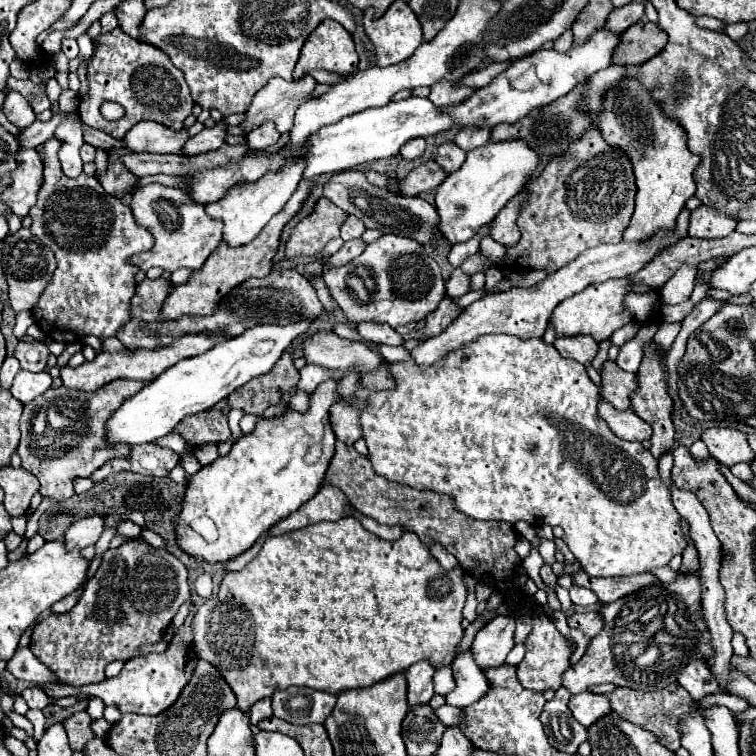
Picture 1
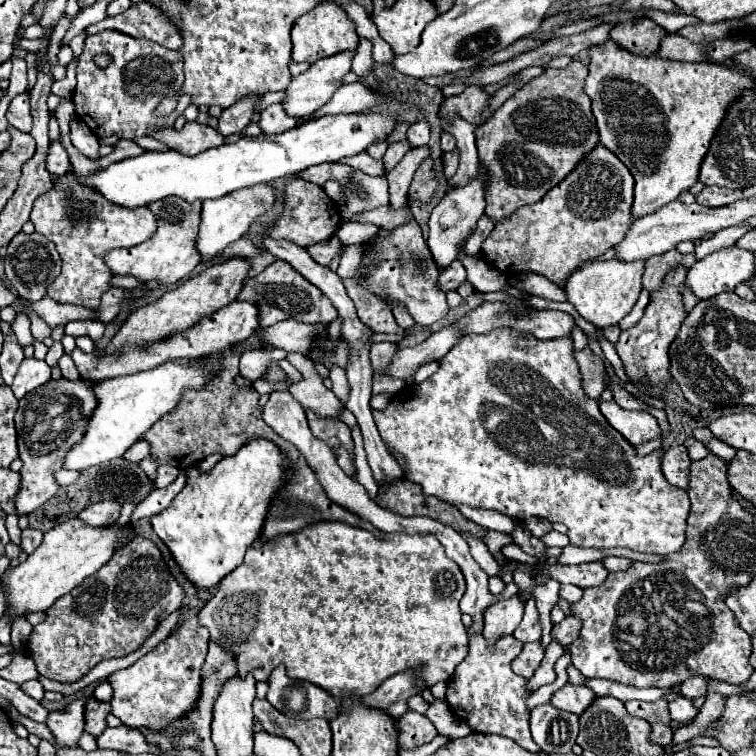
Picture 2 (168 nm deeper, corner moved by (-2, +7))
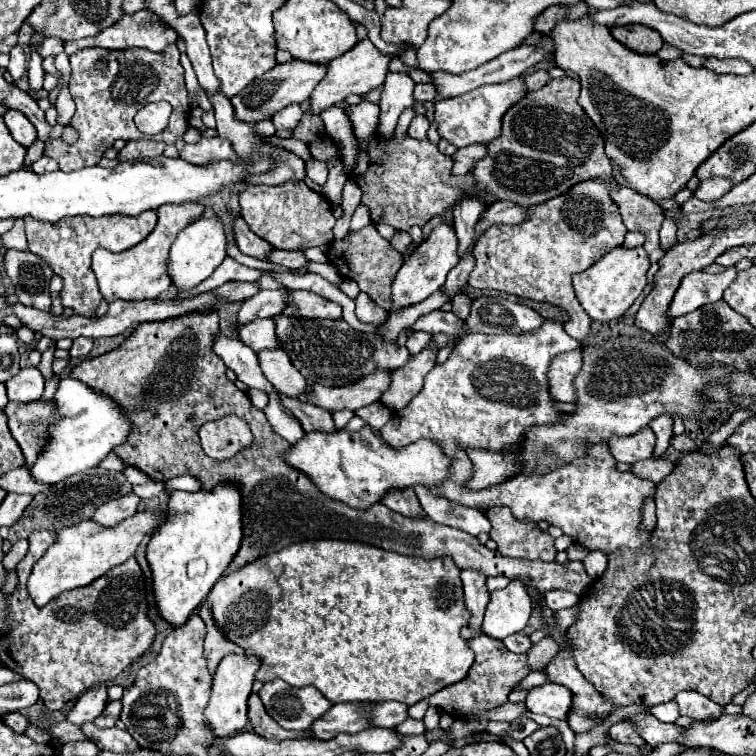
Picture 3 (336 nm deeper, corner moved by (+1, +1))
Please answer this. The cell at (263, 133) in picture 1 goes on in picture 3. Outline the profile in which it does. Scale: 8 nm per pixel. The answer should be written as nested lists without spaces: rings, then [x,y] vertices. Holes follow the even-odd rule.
[[[290,104],[284,110],[280,110],[272,118],[272,122],[274,122],[276,130],[294,130],[298,126],[298,122],[300,122],[300,116],[302,116],[300,104]]]

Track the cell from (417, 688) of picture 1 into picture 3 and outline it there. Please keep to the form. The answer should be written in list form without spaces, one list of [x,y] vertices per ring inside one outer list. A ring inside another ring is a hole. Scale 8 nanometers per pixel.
[[[336,704],[312,724],[310,732],[314,738],[330,740],[340,732],[356,734],[366,728],[370,728],[370,724],[366,720],[366,710],[360,704]]]

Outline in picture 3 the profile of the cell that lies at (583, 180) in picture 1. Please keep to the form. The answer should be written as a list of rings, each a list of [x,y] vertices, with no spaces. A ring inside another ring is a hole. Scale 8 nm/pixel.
[[[586,180],[586,182],[572,186],[566,194],[534,206],[532,218],[522,224],[516,224],[516,226],[494,224],[494,226],[490,226],[478,238],[478,244],[474,248],[476,266],[470,272],[468,284],[472,288],[492,288],[492,290],[500,290],[500,292],[506,292],[506,294],[512,294],[512,296],[518,296],[524,300],[548,302],[548,304],[564,308],[568,312],[566,332],[572,338],[582,342],[590,334],[590,318],[586,316],[584,308],[580,308],[580,302],[574,296],[572,274],[584,272],[594,262],[598,262],[606,252],[616,248],[616,244],[622,244],[626,232],[628,230],[622,222],[616,202],[610,198],[610,188],[606,186],[606,182],[604,180]]]

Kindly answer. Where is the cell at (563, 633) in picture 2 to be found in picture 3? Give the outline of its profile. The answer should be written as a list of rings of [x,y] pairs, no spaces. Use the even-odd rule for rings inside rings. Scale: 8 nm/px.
[[[544,638],[538,644],[532,644],[532,648],[526,652],[528,668],[530,670],[544,670],[556,652],[558,652],[558,644],[552,638]]]

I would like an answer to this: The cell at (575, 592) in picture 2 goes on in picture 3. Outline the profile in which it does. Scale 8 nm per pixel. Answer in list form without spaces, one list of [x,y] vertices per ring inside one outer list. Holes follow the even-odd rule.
[[[550,590],[544,594],[544,600],[546,600],[546,606],[556,612],[560,608],[574,606],[578,602],[578,596],[572,592],[566,592],[566,590]]]

